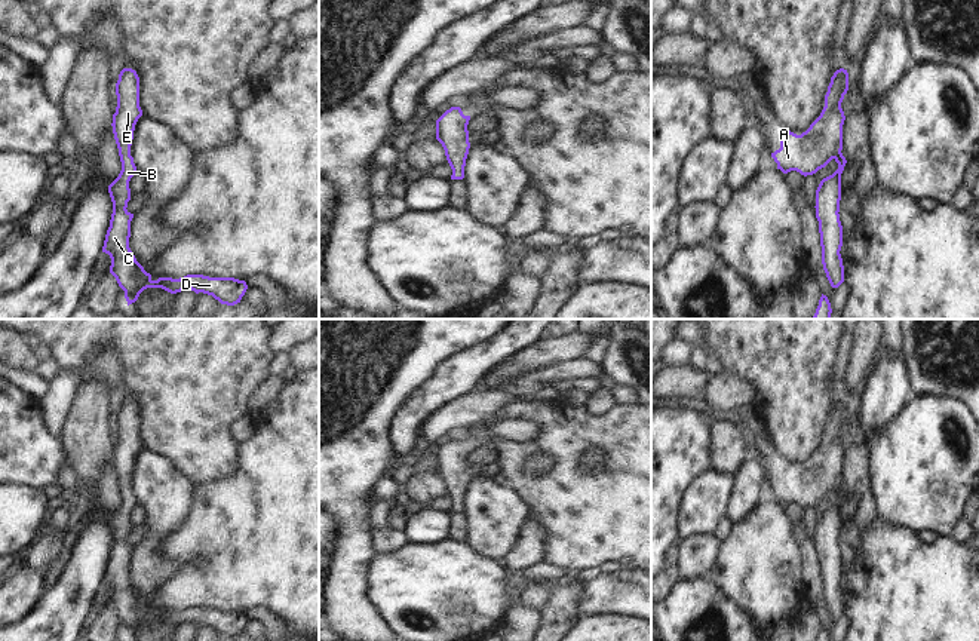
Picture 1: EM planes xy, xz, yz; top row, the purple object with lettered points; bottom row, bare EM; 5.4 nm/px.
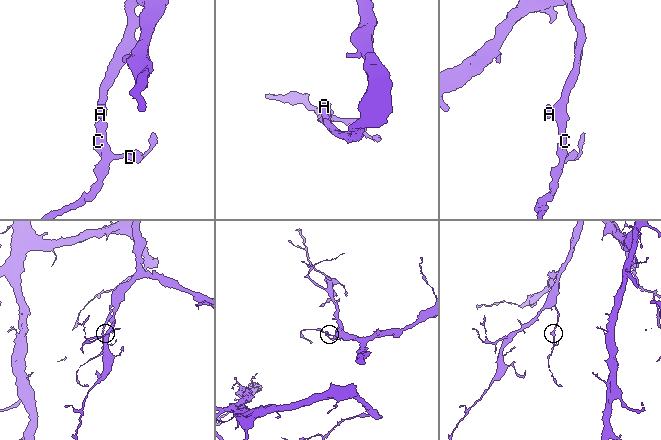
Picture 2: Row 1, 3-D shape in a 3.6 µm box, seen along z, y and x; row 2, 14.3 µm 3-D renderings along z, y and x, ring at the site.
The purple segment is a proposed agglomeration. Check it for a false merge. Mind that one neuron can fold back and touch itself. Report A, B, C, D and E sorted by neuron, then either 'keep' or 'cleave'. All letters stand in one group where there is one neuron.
groups A B C D E; keep

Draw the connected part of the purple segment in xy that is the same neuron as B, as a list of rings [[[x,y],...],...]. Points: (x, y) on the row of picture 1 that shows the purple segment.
[[[123,68],[119,74],[119,80],[116,83],[116,95],[117,95],[117,107],[113,114],[113,134],[119,148],[119,156],[122,162],[122,171],[119,177],[108,185],[108,193],[113,202],[113,214],[110,220],[110,227],[105,234],[102,252],[108,254],[111,258],[110,273],[116,277],[119,286],[125,291],[125,298],[128,306],[135,303],[139,294],[147,288],[162,288],[171,294],[181,292],[184,289],[191,289],[196,294],[203,292],[212,295],[221,304],[234,306],[240,303],[245,295],[248,285],[245,280],[239,280],[234,277],[209,277],[203,275],[187,275],[179,279],[172,277],[159,277],[157,280],[151,279],[151,275],[144,270],[144,267],[136,261],[135,255],[129,248],[131,237],[131,221],[134,214],[131,214],[128,208],[128,202],[131,200],[131,188],[129,181],[136,172],[136,166],[134,163],[134,157],[131,156],[131,145],[134,139],[134,131],[138,119],[142,116],[142,110],[139,107],[139,77],[135,70]]]

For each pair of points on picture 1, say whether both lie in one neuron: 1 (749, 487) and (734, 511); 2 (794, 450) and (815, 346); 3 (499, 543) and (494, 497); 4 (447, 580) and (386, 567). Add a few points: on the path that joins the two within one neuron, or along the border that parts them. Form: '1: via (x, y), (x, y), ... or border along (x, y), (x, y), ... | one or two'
1: via (745, 493), (740, 505) | one
2: via (795, 425), (795, 371) | one
3: via (499, 531), (502, 523), (494, 515), (494, 509) | one
4: via (432, 580), (401, 580) | one

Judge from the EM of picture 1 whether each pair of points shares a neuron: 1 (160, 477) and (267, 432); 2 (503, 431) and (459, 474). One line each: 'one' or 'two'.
1: two
2: one

